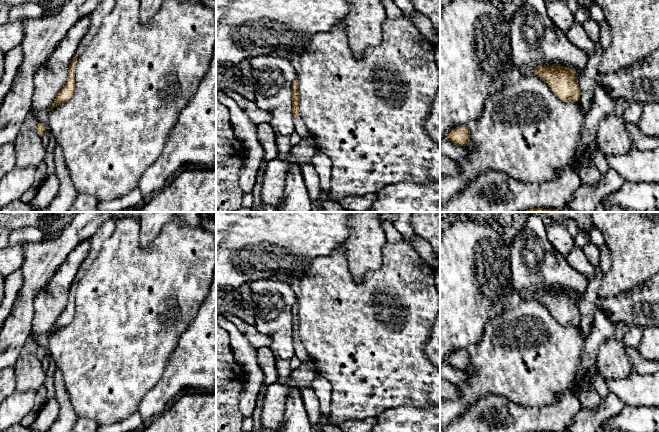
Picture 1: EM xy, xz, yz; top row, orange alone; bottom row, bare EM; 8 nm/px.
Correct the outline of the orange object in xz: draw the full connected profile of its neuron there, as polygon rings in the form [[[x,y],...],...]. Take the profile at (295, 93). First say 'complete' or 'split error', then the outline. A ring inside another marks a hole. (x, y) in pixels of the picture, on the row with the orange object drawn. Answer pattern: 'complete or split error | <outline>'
split error | [[[295,79],[292,84],[292,114],[295,131],[299,134],[302,141],[312,141],[311,133],[307,130],[299,114],[299,91],[298,81]]]

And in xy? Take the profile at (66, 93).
split error | [[[102,0],[95,11],[90,16],[90,26],[87,33],[78,44],[78,48],[72,60],[70,61],[69,71],[65,85],[56,96],[54,103],[48,110],[49,112],[54,108],[69,101],[75,91],[75,67],[77,64],[77,58],[84,52],[87,45],[91,42],[93,37],[97,34],[103,19],[113,10],[116,0]]]

